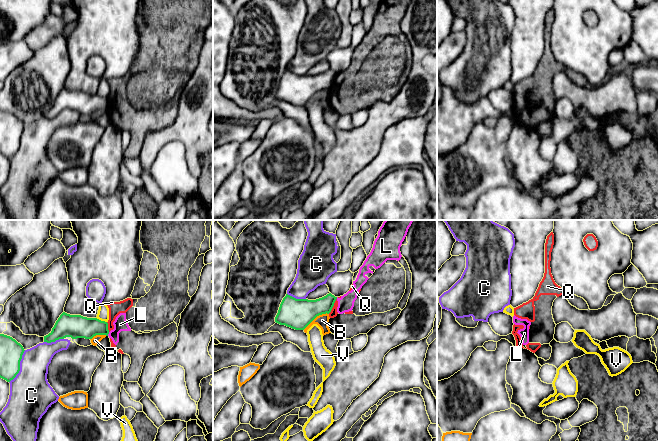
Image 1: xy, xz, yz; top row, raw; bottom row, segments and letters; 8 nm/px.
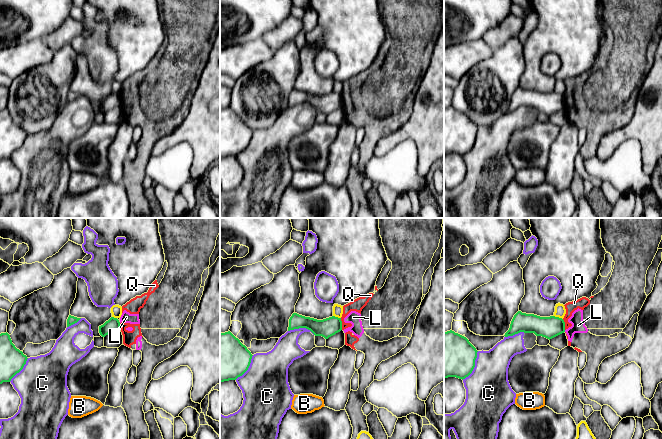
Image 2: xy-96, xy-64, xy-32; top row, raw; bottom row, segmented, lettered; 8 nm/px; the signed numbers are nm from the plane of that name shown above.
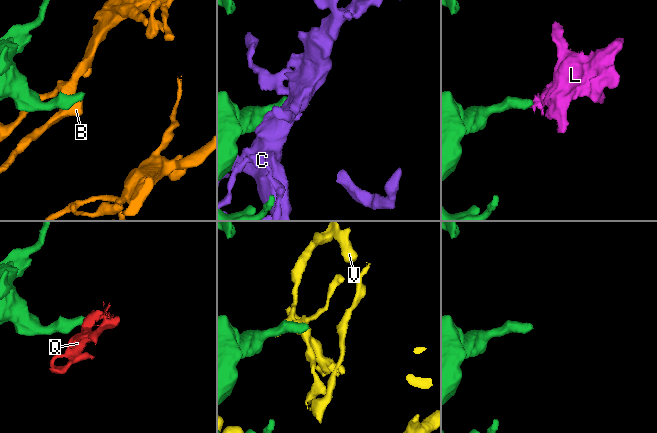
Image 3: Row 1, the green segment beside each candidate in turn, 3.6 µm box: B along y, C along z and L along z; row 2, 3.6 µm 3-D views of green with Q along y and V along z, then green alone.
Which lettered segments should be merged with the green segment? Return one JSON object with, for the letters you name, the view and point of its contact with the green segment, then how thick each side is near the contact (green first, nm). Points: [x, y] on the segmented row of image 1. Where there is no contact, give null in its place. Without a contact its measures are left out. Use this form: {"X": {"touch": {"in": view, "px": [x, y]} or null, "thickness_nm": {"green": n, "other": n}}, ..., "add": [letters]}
{"add": []}

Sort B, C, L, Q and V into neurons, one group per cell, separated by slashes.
B / C / L Q / V

